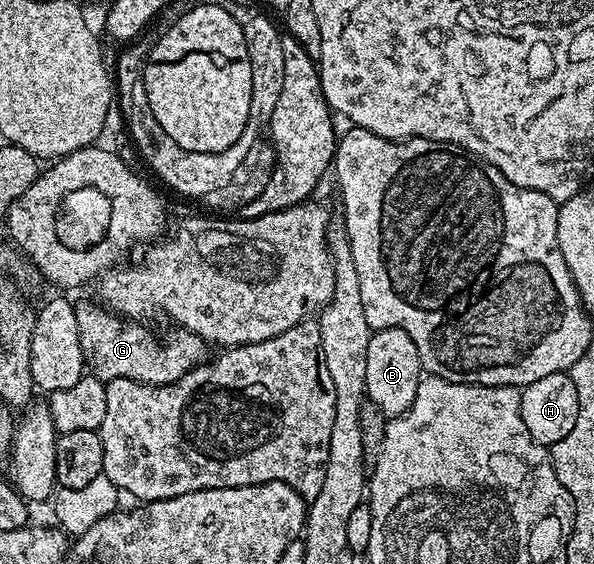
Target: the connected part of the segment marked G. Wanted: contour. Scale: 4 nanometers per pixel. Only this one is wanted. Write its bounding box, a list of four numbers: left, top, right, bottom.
[76,300,206,384]

